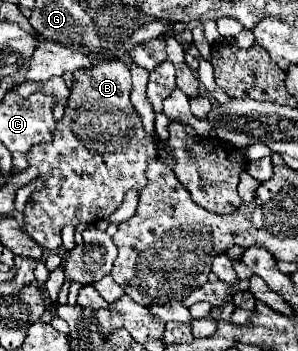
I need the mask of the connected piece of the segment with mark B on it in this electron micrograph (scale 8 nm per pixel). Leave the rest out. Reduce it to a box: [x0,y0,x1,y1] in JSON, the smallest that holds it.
[24,59,158,249]

